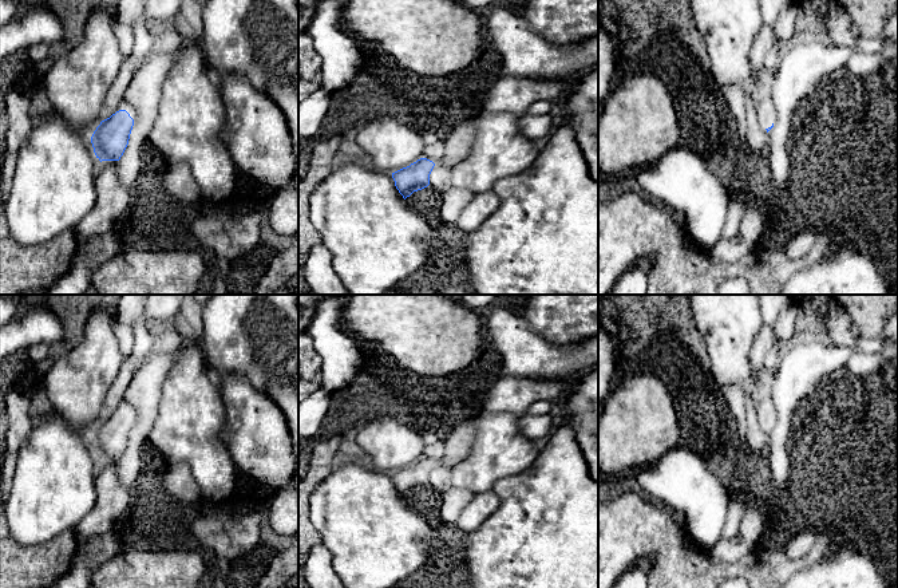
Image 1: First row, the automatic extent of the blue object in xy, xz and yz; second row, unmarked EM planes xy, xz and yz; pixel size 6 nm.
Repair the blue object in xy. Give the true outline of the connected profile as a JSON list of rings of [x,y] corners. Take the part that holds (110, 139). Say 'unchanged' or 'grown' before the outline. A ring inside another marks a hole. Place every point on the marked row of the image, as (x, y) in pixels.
unchanged; [[[119,110],[110,118],[100,122],[91,137],[96,158],[102,161],[119,161],[123,155],[134,119],[126,110]]]

